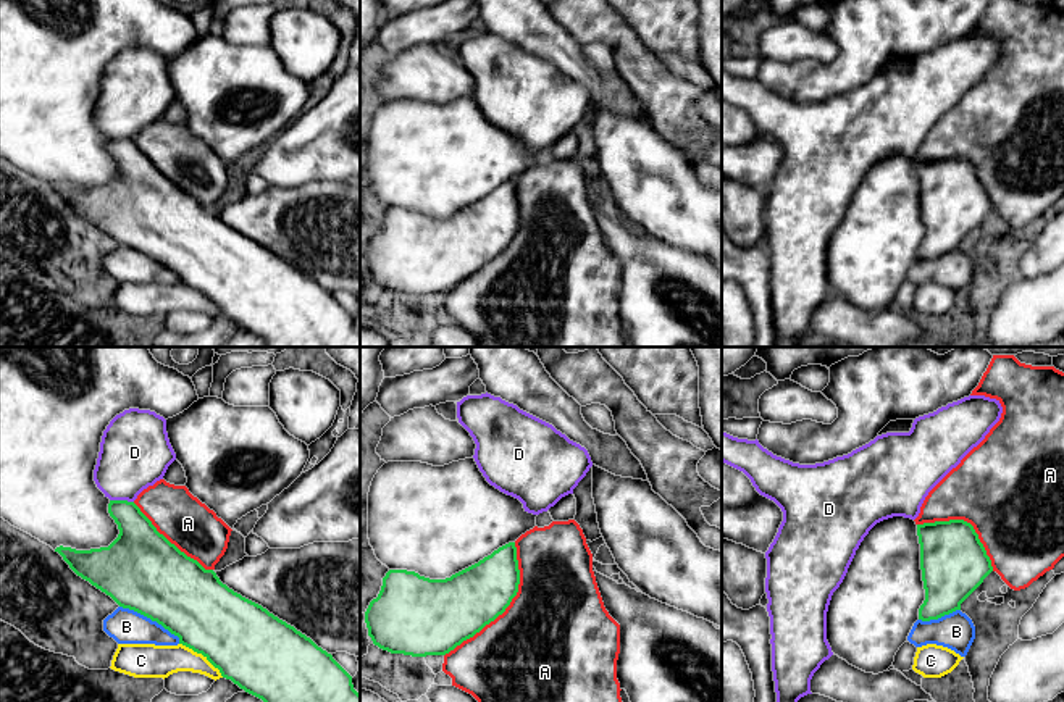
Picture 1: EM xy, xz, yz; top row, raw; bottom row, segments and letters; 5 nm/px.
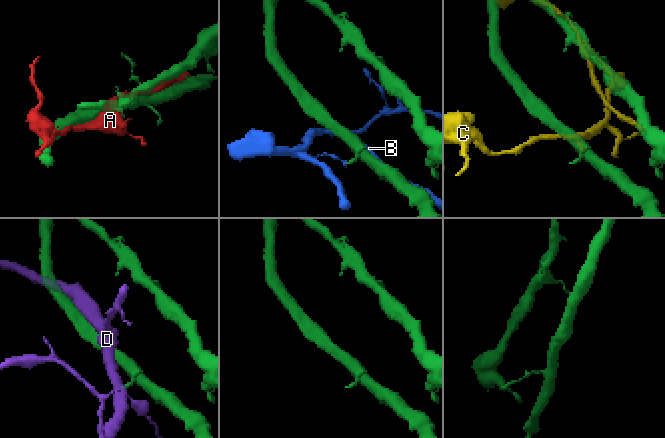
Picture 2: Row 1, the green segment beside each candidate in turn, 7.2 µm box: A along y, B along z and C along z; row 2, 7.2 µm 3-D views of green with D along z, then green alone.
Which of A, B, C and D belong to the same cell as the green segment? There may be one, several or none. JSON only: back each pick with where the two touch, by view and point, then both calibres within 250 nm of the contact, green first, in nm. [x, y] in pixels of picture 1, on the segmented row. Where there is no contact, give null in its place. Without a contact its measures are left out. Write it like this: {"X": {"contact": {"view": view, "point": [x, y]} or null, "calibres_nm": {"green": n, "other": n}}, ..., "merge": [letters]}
{"merge": []}

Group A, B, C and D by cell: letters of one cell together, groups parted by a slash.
A / B / C / D

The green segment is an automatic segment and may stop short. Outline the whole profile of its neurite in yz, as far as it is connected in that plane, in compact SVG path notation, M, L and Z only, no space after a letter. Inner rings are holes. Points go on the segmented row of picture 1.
M964 520L917 524L925 600L919 620L961 610L961 604L993 571L974 526Z

